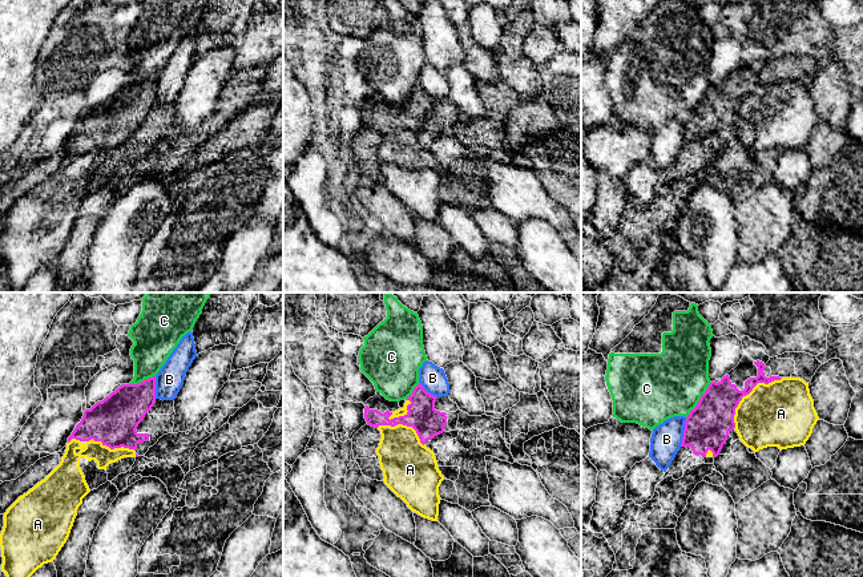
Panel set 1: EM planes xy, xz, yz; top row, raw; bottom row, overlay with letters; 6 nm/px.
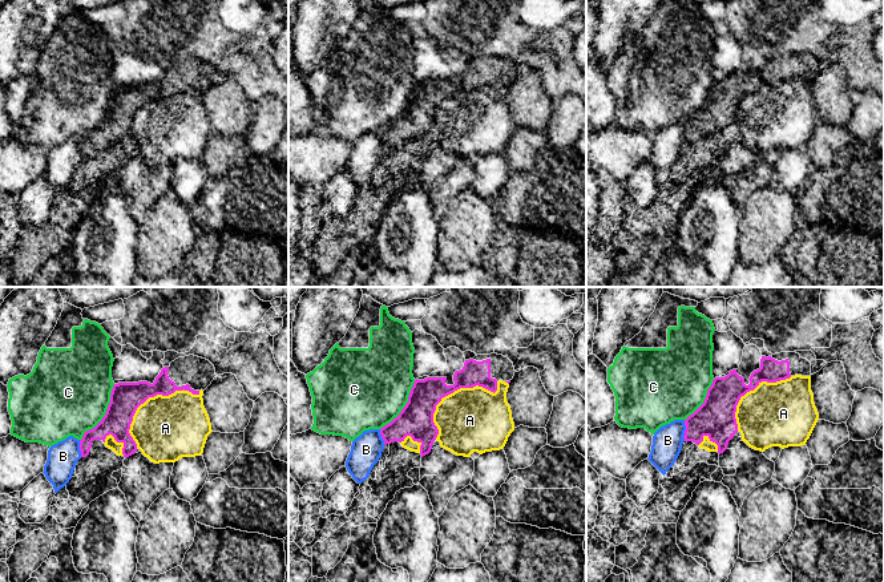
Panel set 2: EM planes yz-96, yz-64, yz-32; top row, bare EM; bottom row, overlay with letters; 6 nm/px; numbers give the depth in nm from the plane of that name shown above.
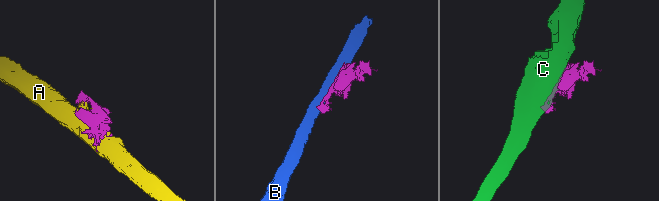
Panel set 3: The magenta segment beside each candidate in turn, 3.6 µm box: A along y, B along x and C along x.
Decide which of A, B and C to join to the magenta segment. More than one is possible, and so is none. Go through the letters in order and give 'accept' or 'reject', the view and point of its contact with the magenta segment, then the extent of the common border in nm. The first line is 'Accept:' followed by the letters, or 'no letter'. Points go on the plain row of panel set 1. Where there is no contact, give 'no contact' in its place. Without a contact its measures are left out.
Accept: no letter
A: reject; meets magenta in yz at (746, 96); contact 440 nm long
B: reject; meets magenta in yz at (684, 134); contact 180 nm long
C: reject; meets magenta in yz at (700, 103); contact 280 nm long

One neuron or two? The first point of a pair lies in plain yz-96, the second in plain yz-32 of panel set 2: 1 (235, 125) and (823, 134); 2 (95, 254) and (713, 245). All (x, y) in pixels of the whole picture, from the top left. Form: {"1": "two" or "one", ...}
{"1": "two", "2": "one"}

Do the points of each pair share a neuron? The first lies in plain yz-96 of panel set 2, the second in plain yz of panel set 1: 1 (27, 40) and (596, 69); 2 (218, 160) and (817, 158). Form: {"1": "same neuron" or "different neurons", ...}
{"1": "different neurons", "2": "same neuron"}

